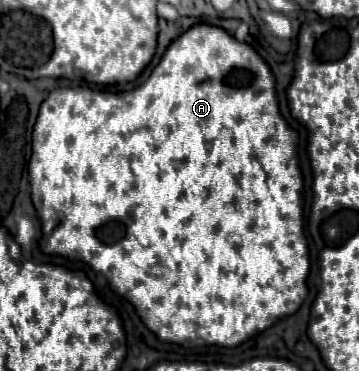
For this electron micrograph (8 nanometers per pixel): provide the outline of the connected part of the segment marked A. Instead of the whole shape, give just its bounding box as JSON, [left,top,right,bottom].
[28,23,310,347]

